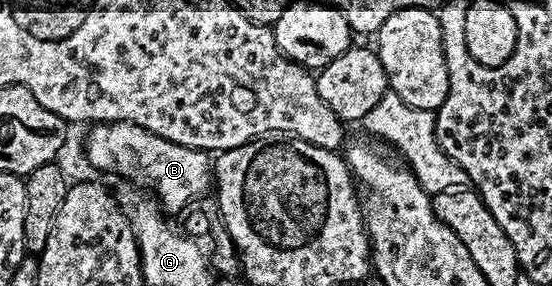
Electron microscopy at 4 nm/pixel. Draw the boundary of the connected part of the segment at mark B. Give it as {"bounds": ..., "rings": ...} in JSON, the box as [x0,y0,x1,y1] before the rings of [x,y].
{"bounds":[85,121,214,214],"rings":[[[102,121],[90,129],[93,130],[85,137],[85,153],[90,163],[97,169],[110,169],[137,181],[146,181],[158,193],[159,204],[166,214],[180,214],[187,206],[200,202],[201,196],[208,189],[210,192],[214,184],[211,157],[204,149],[171,143],[171,139],[163,139],[126,121]]]}

